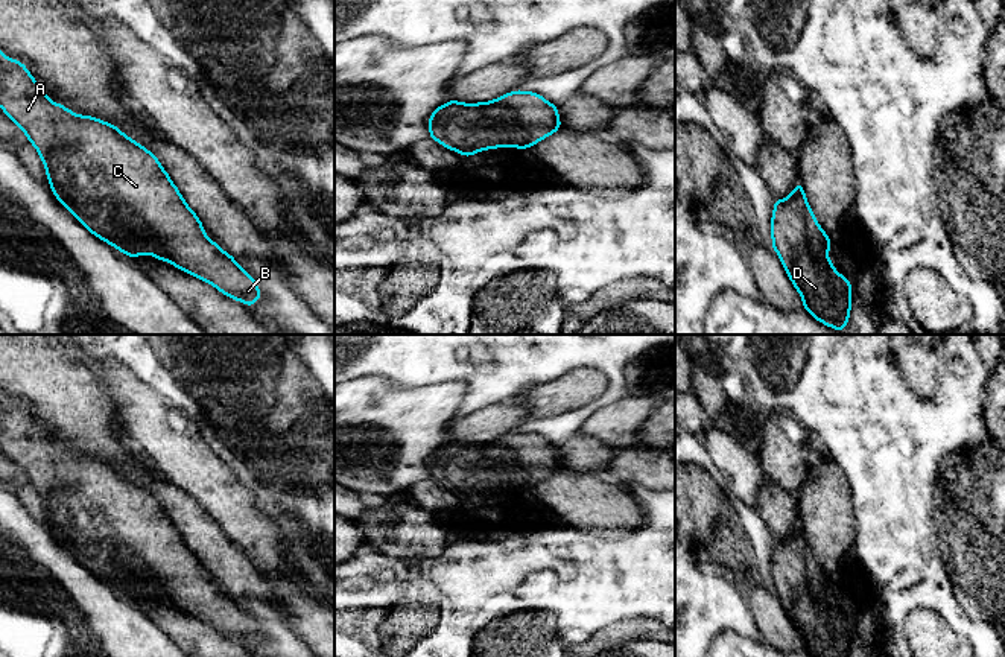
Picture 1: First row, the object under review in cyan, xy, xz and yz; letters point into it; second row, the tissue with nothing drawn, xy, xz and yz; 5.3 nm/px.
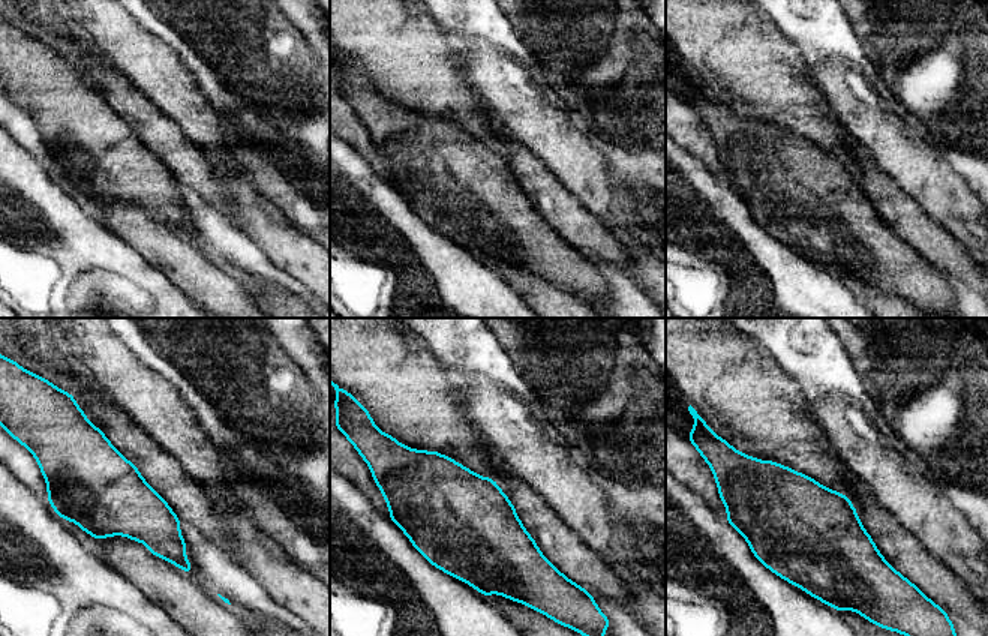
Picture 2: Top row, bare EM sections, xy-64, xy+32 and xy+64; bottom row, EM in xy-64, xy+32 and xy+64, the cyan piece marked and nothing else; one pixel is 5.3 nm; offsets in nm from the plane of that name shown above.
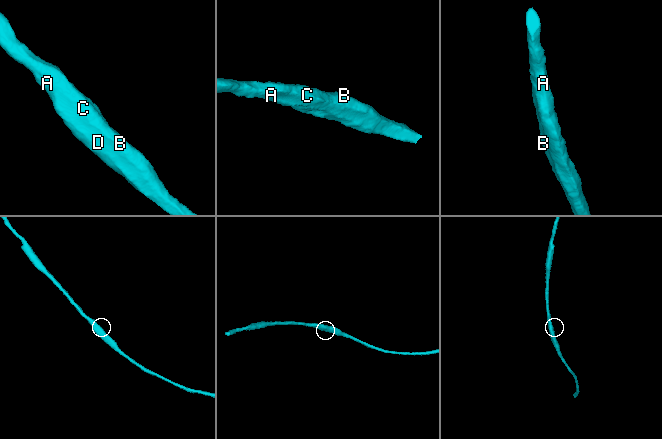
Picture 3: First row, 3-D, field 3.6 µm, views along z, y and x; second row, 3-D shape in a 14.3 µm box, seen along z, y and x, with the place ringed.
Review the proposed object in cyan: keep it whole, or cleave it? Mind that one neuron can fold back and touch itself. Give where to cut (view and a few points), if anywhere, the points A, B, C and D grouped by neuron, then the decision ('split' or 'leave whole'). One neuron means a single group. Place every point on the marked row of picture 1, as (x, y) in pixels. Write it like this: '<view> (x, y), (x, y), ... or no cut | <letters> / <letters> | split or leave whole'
no cut | A B C D | leave whole

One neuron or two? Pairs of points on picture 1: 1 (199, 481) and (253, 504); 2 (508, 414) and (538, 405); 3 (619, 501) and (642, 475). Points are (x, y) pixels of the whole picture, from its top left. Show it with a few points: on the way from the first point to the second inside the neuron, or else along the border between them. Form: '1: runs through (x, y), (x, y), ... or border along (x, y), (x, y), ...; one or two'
1: runs through (213, 485), (231, 504), (239, 504); one
2: border along (520, 402), (528, 417); two
3: border along (598, 473), (628, 487); two

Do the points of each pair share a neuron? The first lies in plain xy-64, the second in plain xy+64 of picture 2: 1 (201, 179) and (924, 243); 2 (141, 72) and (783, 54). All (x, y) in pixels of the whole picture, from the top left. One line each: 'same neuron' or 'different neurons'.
1: same neuron
2: different neurons

